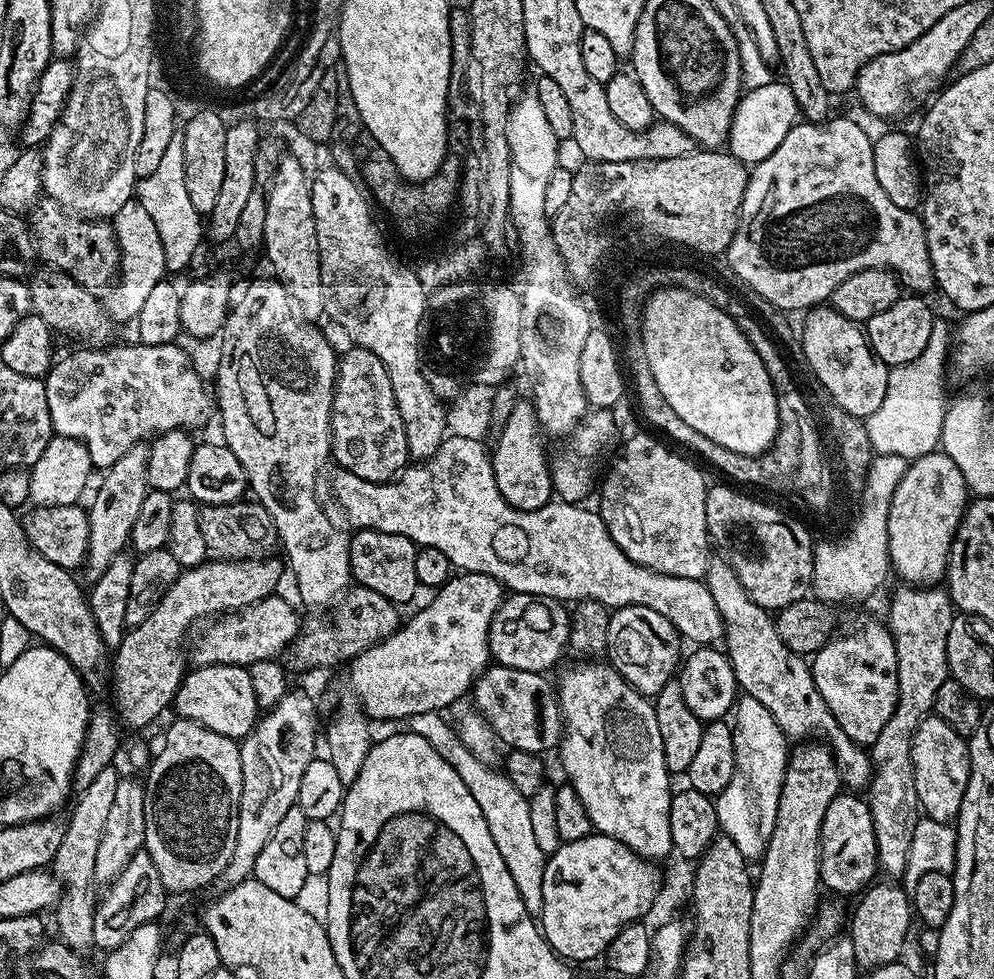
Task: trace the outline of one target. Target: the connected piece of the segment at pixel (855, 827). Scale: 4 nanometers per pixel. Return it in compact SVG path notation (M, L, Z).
M841 794L830 802L826 809L826 818L822 818L820 830L820 882L825 889L832 892L841 892L848 896L851 892L859 893L873 883L877 875L878 865L876 862L876 843L874 842L874 822L868 809L868 801L860 794Z

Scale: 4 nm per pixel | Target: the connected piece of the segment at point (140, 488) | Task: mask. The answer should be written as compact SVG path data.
M147 443L136 444L103 473L104 481L92 500L92 508L87 509L90 542L86 569L88 568L89 581L95 582L99 579L110 566L110 562L114 562L114 558L129 547L134 522L138 522L142 502L146 502L150 491L148 459L151 453L152 449Z

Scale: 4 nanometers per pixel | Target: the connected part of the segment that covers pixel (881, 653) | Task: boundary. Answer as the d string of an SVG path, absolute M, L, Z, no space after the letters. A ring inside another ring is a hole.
M883 623L880 624L868 624L865 628L850 633L849 636L833 635L832 639L820 647L820 651L815 653L810 660L812 677L818 694L822 694L838 726L846 730L846 738L850 738L861 746L870 746L878 738L878 734L882 734L882 726L890 722L890 714L894 714L898 702L896 643L892 640L891 631Z

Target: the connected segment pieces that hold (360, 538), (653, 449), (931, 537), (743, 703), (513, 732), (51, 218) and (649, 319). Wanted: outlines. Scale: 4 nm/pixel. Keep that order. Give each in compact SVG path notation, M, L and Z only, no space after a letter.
M361 528L355 535L350 540L355 583L361 588L378 590L378 594L390 598L397 606L410 603L420 588L418 570L414 570L414 558L418 551L416 543L402 534L386 534L373 528Z
M632 436L621 446L620 453L617 454L612 469L605 474L604 485L600 488L600 517L606 522L610 538L614 538L616 545L635 564L645 564L650 570L662 574L704 580L710 563L710 537L706 526L706 494L709 485L704 484L703 474L687 460L687 455L679 451L671 452L663 439L652 436Z
M935 450L909 463L898 490L894 490L894 502L890 502L890 522L888 523L888 559L893 573L901 576L908 586L936 586L945 579L948 557L952 555L952 544L956 531L968 509L970 493L968 484L962 478L962 470L954 466L952 459L943 450Z
M737 699L735 716L732 737L736 747L736 777L728 783L724 792L715 797L716 822L719 831L731 838L734 846L738 846L744 859L756 862L763 857L774 830L778 798L790 755L790 741L762 702Z
M498 663L485 668L477 678L470 693L471 699L476 699L475 711L486 718L501 745L537 754L548 754L559 745L564 735L564 715L560 713L557 689L548 678L538 672L514 670Z
M45 196L37 201L28 221L35 238L37 257L45 265L69 272L80 285L95 292L107 289L117 279L121 255L109 221L77 216L56 199Z
M675 286L663 287L647 297L641 318L642 343L646 348L650 371L654 374L654 382L662 392L662 398L666 398L666 402L670 402L670 407L678 413L678 418L683 418L693 430L698 430L698 434L706 434L706 438L710 438L710 442L718 442L718 446L726 446L726 450L734 450L734 454L742 454L743 456L763 455L775 442L780 429L776 391L770 382L770 374L766 374L766 366L762 366L762 361L755 354L754 347L750 346L750 342L746 340L746 335L739 329L737 317L731 311L706 302L706 298L702 298L697 292Z

